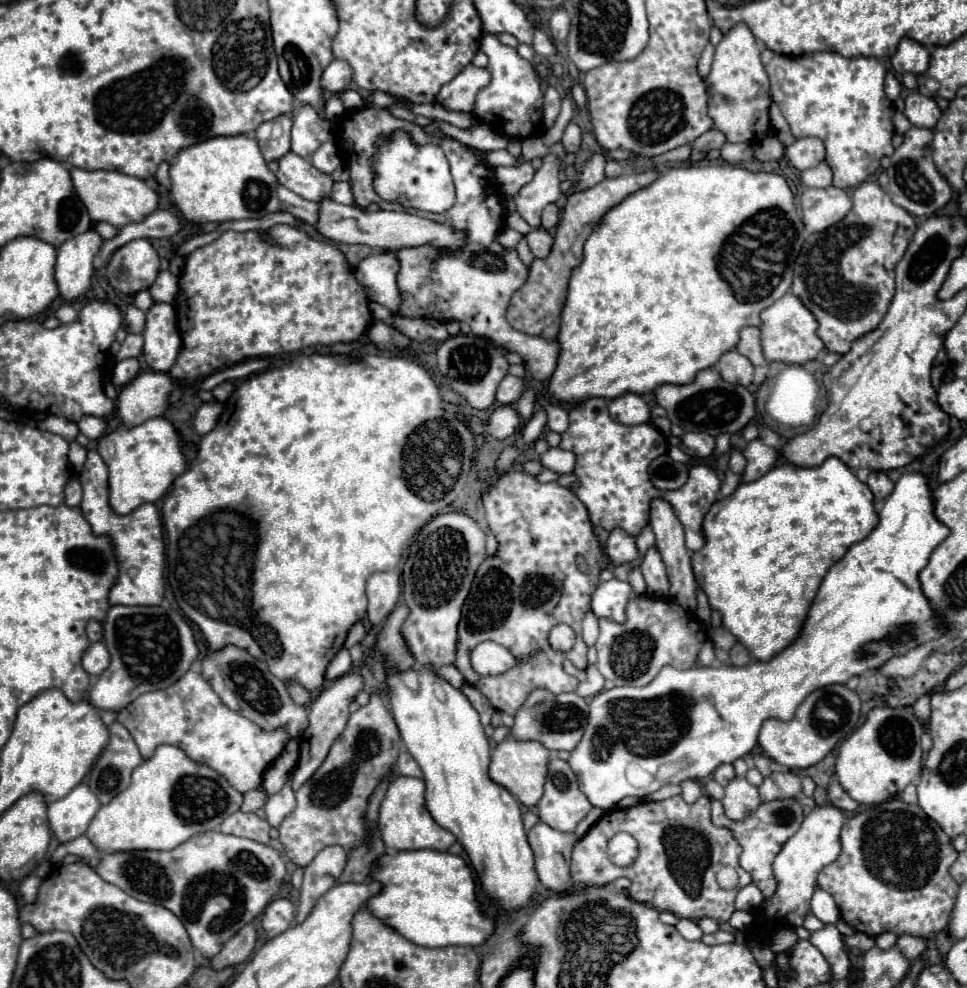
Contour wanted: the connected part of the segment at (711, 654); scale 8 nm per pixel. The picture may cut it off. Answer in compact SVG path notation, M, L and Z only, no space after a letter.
M707 641L699 653L699 663L701 665L713 665L715 663L715 645Z

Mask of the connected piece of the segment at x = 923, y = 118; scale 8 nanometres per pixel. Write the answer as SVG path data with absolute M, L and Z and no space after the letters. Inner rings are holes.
M917 91L907 95L903 113L913 127L921 127L921 129L933 129L937 119L941 117L941 109L937 107L937 103L931 97L925 97Z

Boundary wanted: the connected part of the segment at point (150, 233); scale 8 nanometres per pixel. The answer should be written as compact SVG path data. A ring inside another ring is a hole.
M159 209L155 213L151 213L145 221L141 223L131 223L131 225L125 225L119 229L119 235L115 239L109 239L109 241L103 241L95 261L93 261L93 267L95 269L101 269L111 253L115 249L119 249L121 245L133 241L133 239L155 239L155 237L173 237L175 233L179 233L183 229L183 221L181 221L181 215L175 211L175 209Z

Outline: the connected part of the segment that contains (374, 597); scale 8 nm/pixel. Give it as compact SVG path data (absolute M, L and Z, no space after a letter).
M399 571L373 573L367 579L367 597L369 597L367 615L369 615L369 621L373 623L373 627L377 627L393 611L397 599L401 597Z

